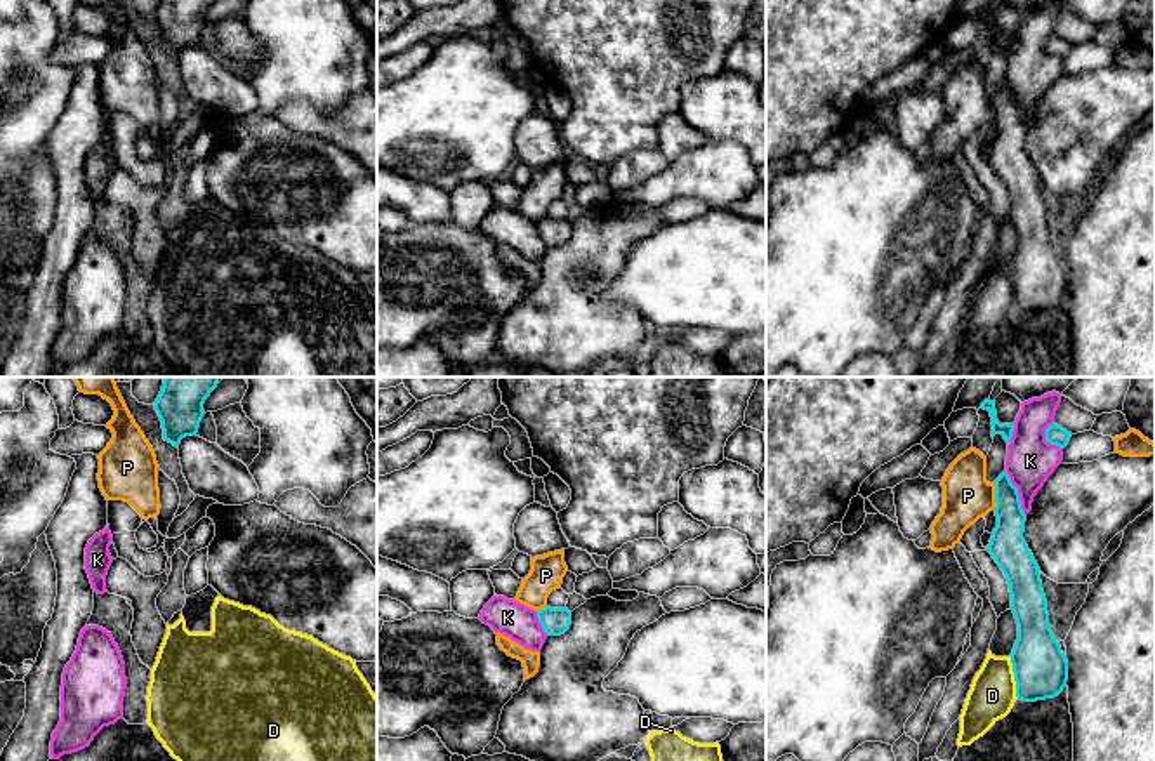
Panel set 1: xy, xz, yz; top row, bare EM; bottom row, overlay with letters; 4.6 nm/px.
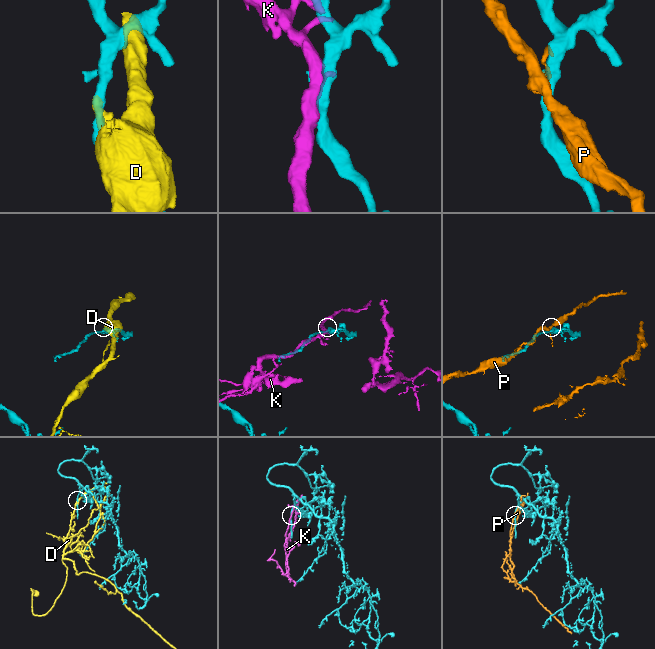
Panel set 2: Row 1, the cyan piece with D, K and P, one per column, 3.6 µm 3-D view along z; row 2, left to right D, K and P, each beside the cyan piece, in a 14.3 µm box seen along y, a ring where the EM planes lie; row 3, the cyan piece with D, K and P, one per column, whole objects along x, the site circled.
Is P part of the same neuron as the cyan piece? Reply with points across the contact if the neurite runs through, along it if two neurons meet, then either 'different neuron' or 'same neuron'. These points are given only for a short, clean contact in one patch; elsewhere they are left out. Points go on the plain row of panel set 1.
border along yz (994, 92), (996, 119); different neuron

